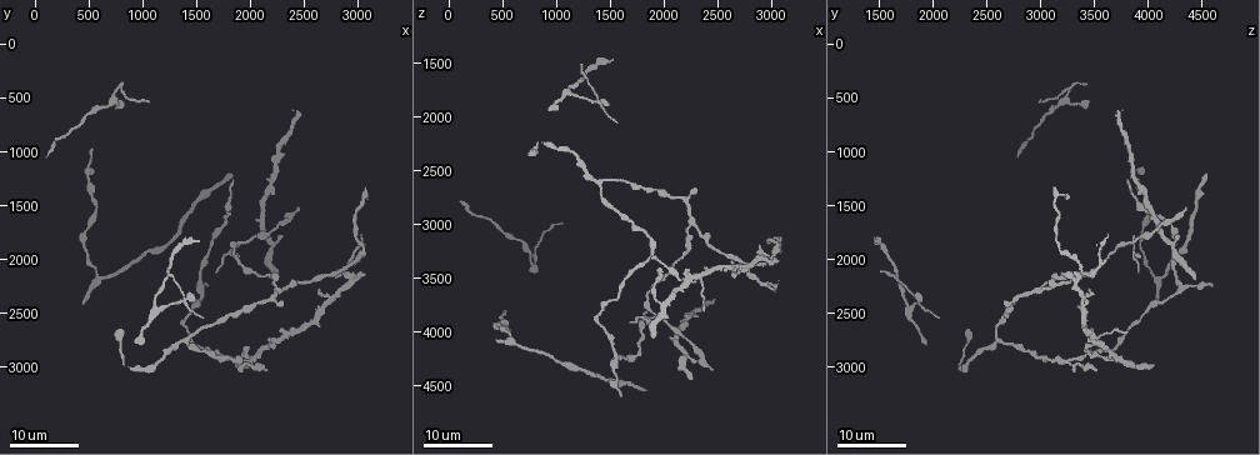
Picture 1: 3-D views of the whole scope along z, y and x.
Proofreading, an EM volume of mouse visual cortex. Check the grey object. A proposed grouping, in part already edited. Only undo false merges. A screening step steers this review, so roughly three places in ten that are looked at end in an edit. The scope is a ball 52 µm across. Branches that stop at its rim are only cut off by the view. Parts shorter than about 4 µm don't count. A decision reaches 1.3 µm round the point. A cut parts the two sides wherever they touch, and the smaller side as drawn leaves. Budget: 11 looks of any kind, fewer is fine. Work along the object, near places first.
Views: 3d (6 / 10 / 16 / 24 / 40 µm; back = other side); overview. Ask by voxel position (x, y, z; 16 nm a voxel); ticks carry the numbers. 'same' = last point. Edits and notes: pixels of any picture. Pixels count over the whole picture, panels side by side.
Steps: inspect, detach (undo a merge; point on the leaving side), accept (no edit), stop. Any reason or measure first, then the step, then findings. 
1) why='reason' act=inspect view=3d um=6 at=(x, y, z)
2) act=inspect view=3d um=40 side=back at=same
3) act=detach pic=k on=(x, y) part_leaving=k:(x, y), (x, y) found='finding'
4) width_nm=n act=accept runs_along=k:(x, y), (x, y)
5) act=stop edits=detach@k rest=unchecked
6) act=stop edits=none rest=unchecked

why='small branch off a trunk' act=inspect view=3d um=16 at=(2160, 1740, 4060)

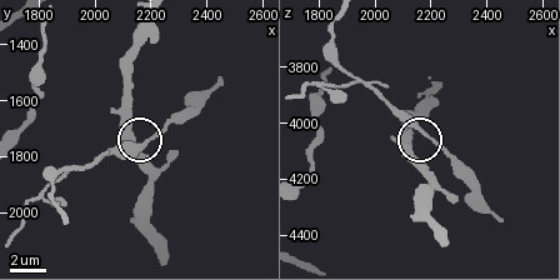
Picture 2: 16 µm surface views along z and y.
why='zoom in' act=inspect view=3d um=6 at=(2170, 1750, 4030)

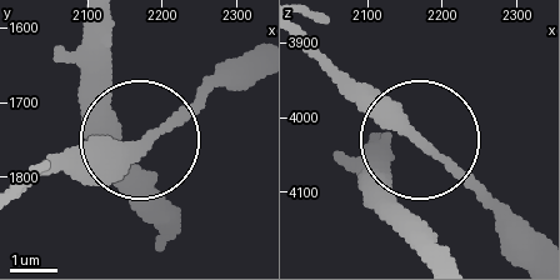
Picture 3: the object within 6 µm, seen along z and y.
side_arm_um=8 act=accept found='all the same cell'

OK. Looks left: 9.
why='two arms in line, one across' act=inspect view=3d um=24 at=(2800, 2120, 3400)

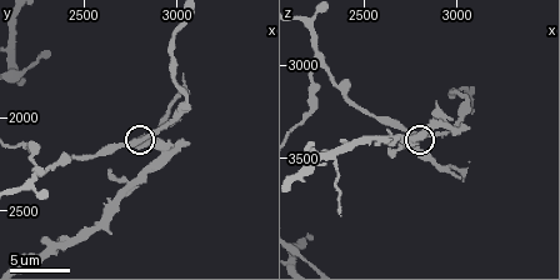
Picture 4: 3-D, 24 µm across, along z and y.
why='zoom in' act=inspect view=3d um=6 at=same

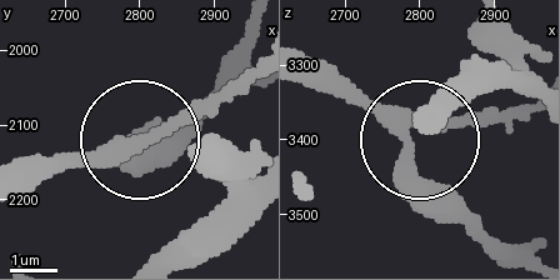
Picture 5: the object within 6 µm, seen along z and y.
width_nm=310 act=accept found='all the same cell'

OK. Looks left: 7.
why='three arms meet' act=inspect view=3d um=24 at=(1440, 2720, 2620)

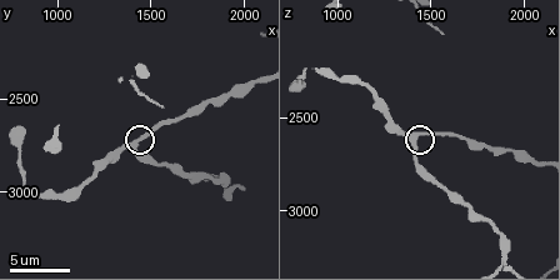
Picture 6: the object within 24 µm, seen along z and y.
act=inspect view=3d um=10 at=(1420, 2720, 2580)

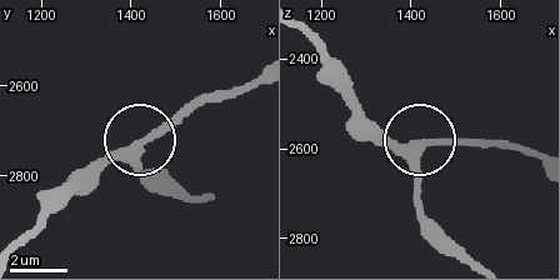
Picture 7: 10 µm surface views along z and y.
width_nm=280 act=accept runs_along=7:(470, 256), (421, 206), (418, 145), (391, 140), (358, 109) found='all the same cell'

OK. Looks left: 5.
why='four-way junction' act=inspect view=3d um=16 at=(1880, 2980, 3260)

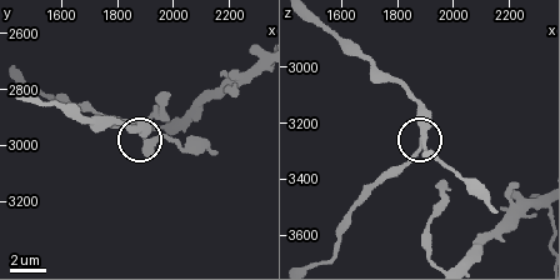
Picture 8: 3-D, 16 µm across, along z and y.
act=inspect view=3d um=10 at=same

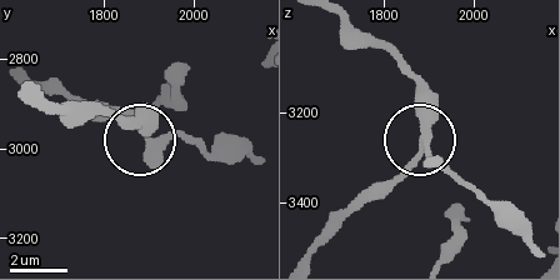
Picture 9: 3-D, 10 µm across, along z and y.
arms=4 act=accept runs_along=9:(314, 254), (400, 174), (421, 141), (476, 194) found='one cell here'

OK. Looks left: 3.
why='thin arm on a thick one' act=inspect view=3d um=24 at=(2340, 2740, 3480)

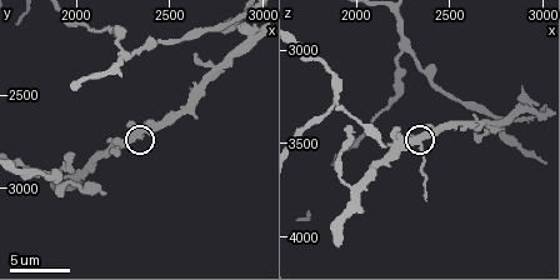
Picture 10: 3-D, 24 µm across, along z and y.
why='closer look' act=inspect view=3d um=6 at=same

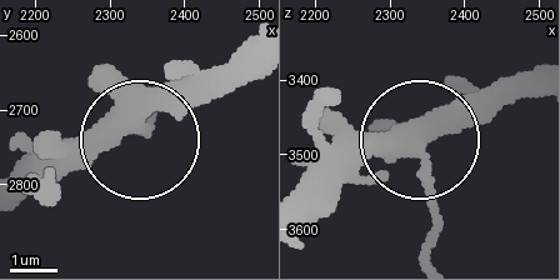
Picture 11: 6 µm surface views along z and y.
width_nm=390 act=accept found='all the same cell'

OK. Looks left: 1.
act=stop edits=none rest=unchecked

